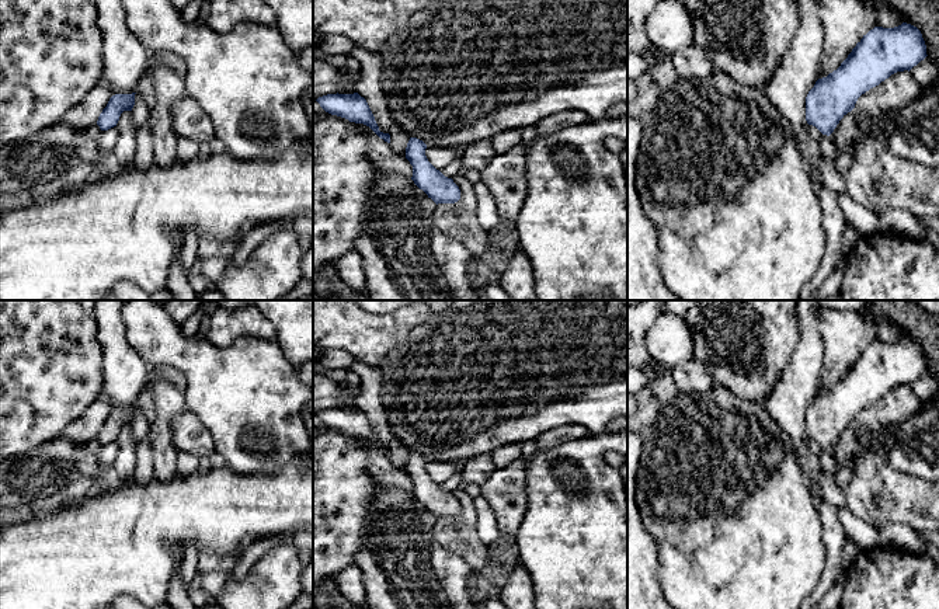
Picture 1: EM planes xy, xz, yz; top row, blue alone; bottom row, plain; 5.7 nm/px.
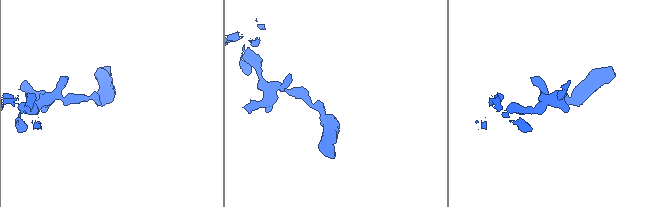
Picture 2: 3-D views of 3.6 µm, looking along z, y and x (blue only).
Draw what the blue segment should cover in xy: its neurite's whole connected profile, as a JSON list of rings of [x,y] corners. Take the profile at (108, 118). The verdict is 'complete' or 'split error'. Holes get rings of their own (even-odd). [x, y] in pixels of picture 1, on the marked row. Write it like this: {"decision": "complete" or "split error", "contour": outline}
{"decision": "complete", "contour": [[[115,94],[109,98],[107,107],[98,116],[97,125],[101,130],[108,130],[116,126],[124,111],[132,111],[135,105],[135,94]]]}

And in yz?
{"decision": "complete", "contour": [[[907,22],[894,28],[874,27],[856,44],[841,66],[818,79],[806,97],[806,121],[830,136],[839,121],[855,108],[858,98],[897,72],[911,70],[926,58],[921,31]]]}

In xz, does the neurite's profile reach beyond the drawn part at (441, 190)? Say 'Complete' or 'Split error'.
Complete

